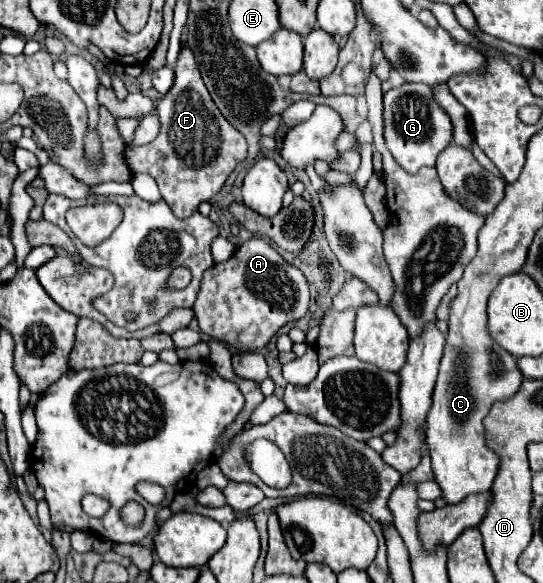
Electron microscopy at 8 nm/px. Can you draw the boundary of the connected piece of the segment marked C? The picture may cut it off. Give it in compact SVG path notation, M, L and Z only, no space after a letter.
M446 345L444 347L438 381L432 395L432 409L428 413L428 423L426 423L426 443L432 457L434 481L440 485L442 499L448 505L460 503L466 495L490 491L494 477L498 473L500 459L492 449L486 447L482 419L488 415L494 401L512 397L518 391L520 383L522 383L522 377L516 365L516 357L500 349L498 345L496 345L496 351L494 351L494 345Z

